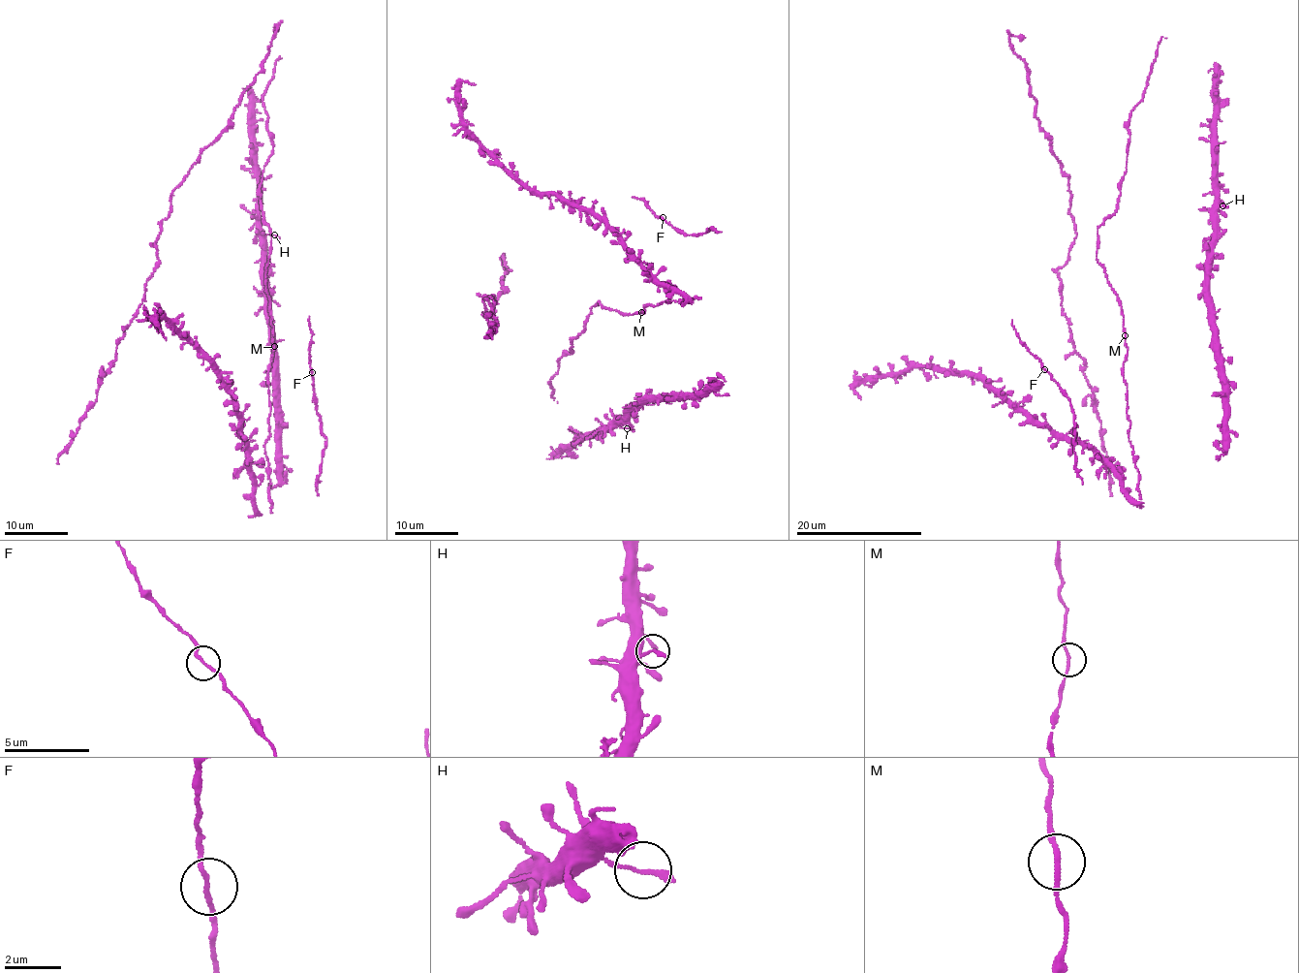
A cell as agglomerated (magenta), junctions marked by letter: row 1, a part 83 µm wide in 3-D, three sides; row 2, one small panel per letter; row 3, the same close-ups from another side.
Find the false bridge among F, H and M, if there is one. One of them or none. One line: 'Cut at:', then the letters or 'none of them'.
Cut at: none of them

